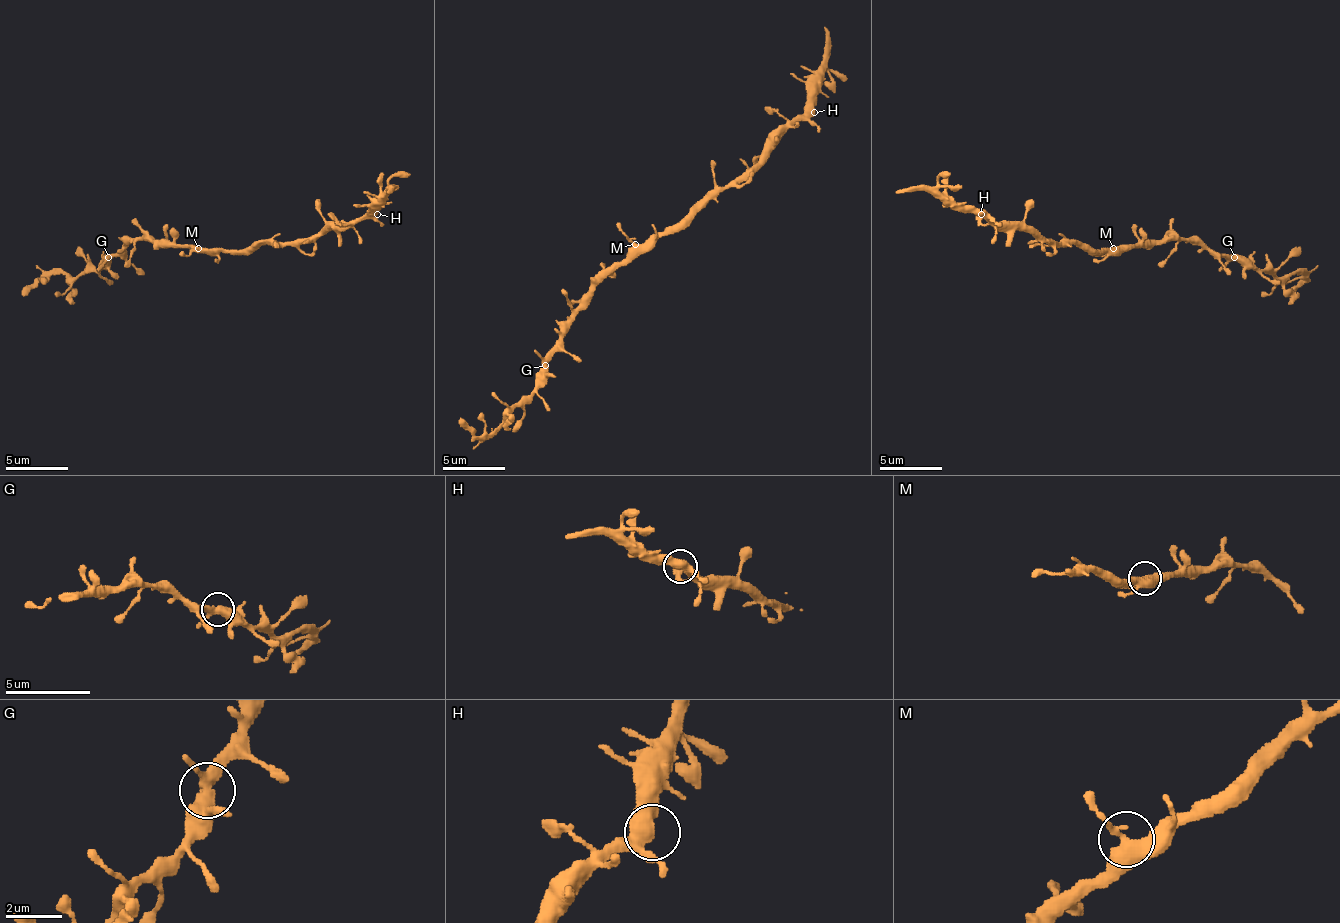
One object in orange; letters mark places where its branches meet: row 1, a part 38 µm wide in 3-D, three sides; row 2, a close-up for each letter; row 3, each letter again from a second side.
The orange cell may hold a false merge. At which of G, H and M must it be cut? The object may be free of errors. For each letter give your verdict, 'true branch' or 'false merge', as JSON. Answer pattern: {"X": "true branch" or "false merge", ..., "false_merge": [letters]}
{"G": "true branch", "H": "true branch", "M": "true branch", "false_merge": []}

